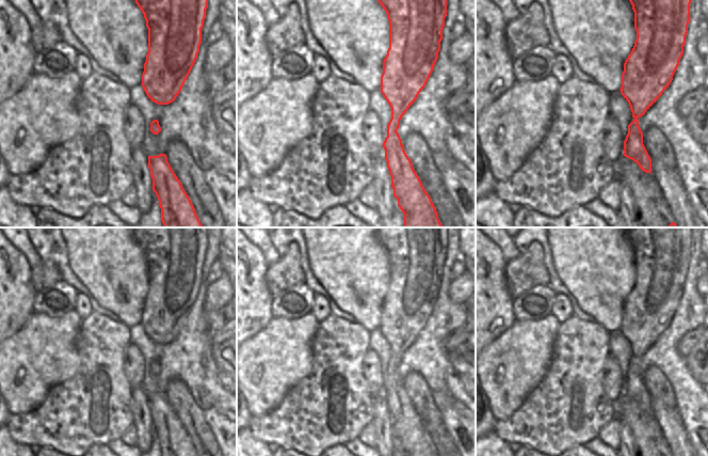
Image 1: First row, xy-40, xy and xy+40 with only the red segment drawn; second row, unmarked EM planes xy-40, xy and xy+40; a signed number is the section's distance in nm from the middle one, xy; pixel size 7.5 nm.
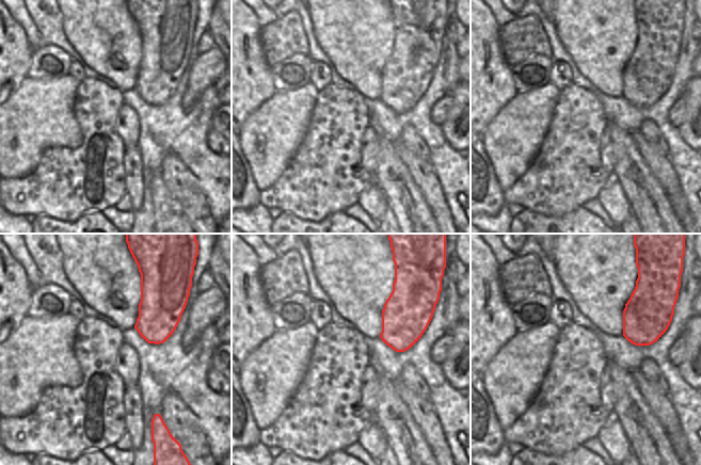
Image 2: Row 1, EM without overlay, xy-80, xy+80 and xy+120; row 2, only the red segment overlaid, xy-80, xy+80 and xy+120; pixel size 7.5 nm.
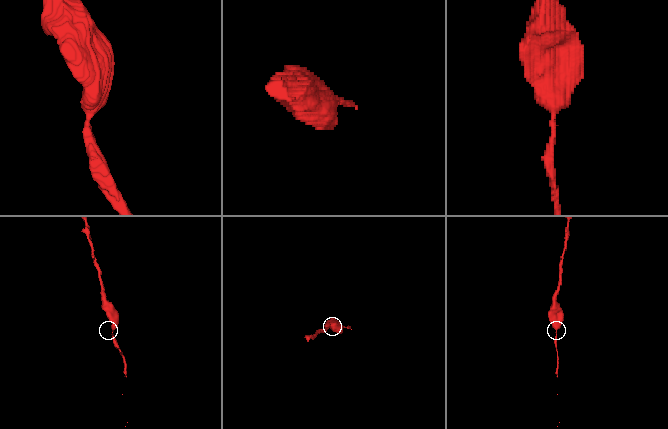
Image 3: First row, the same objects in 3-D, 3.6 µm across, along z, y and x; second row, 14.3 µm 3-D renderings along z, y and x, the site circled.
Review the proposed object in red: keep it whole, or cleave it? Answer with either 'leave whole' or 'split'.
leave whole

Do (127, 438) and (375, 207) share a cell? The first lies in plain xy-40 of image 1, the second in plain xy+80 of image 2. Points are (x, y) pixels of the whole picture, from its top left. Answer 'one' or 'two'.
one

